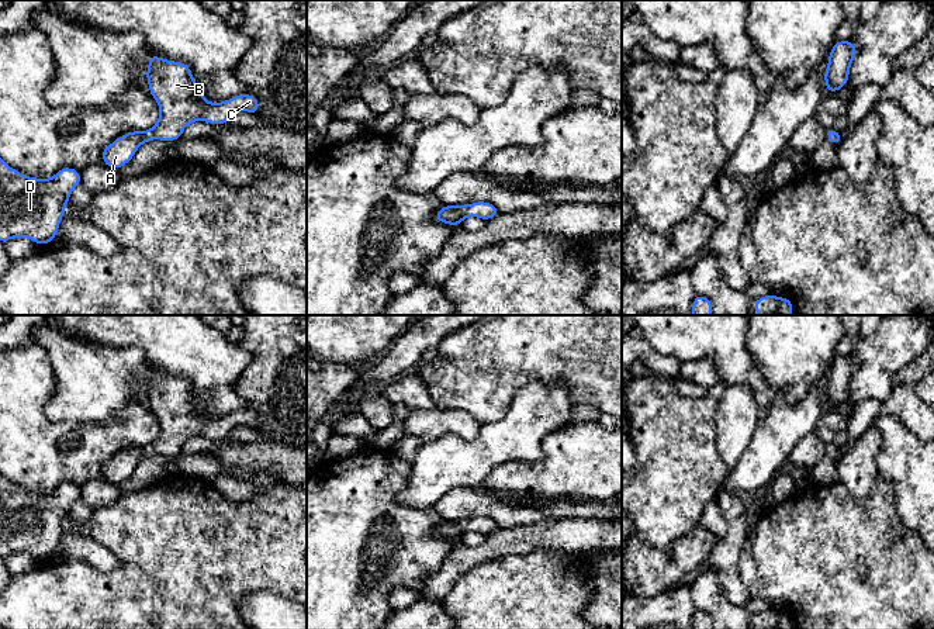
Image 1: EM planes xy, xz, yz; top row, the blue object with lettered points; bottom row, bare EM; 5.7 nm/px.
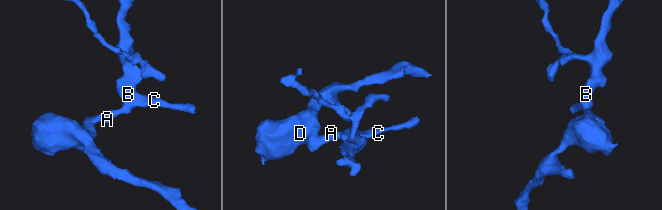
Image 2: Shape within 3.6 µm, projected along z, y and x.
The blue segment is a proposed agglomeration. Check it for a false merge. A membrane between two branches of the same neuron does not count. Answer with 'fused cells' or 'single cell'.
single cell

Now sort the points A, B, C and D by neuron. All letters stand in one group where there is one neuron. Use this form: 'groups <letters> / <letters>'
groups A B C D

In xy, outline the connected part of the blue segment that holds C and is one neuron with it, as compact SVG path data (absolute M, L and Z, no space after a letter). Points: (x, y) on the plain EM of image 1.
M149 369L146 395L151 411L158 417L160 432L148 446L131 446L105 462L101 473L105 481L120 484L129 478L136 464L152 455L177 456L183 445L194 436L214 440L229 438L236 426L259 428L259 415L241 409L224 418L210 418L193 394L190 380L162 374Z

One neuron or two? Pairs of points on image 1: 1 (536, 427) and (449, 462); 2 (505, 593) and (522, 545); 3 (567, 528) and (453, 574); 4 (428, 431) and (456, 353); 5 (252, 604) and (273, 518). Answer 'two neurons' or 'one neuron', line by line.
1: one neuron
2: two neurons
3: one neuron
4: two neurons
5: two neurons

